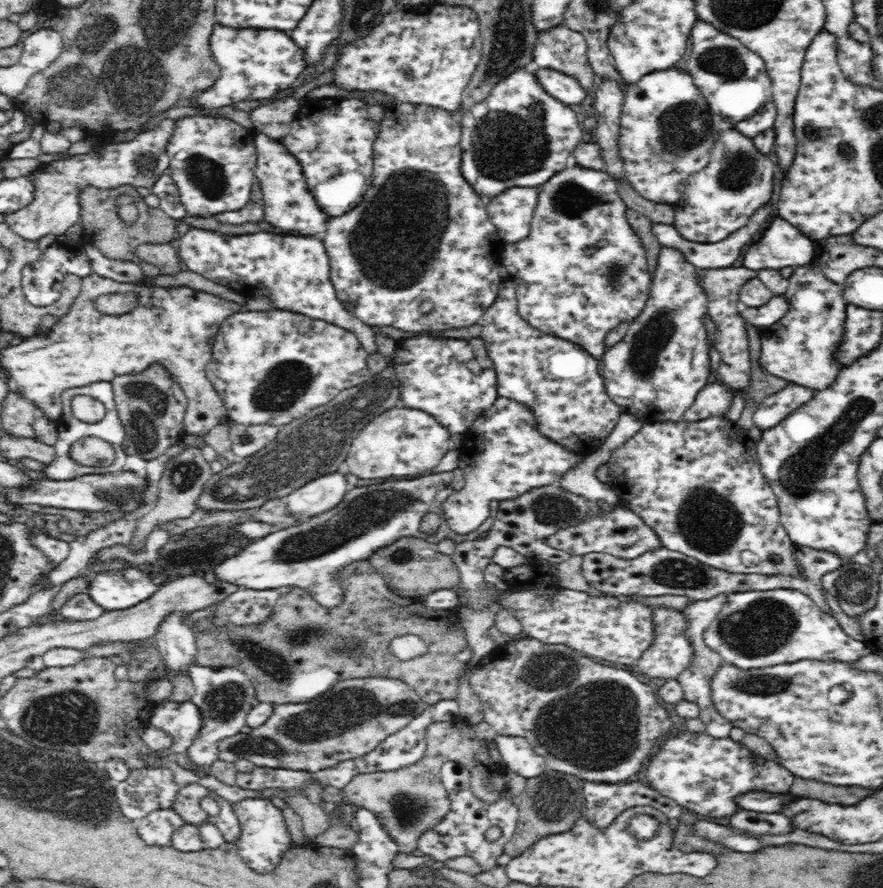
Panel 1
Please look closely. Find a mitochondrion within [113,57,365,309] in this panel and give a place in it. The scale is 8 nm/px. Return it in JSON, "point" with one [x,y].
{"point":[209,176]}

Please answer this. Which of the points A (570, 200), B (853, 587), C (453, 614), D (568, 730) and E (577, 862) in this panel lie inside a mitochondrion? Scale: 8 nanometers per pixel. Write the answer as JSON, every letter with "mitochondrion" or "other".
{"A":"mitochondrion","B":"mitochondrion","C":"other","D":"mitochondrion","E":"other"}

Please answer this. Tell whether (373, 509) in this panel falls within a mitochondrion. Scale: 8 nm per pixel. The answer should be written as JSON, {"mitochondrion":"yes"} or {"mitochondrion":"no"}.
{"mitochondrion":"yes"}

